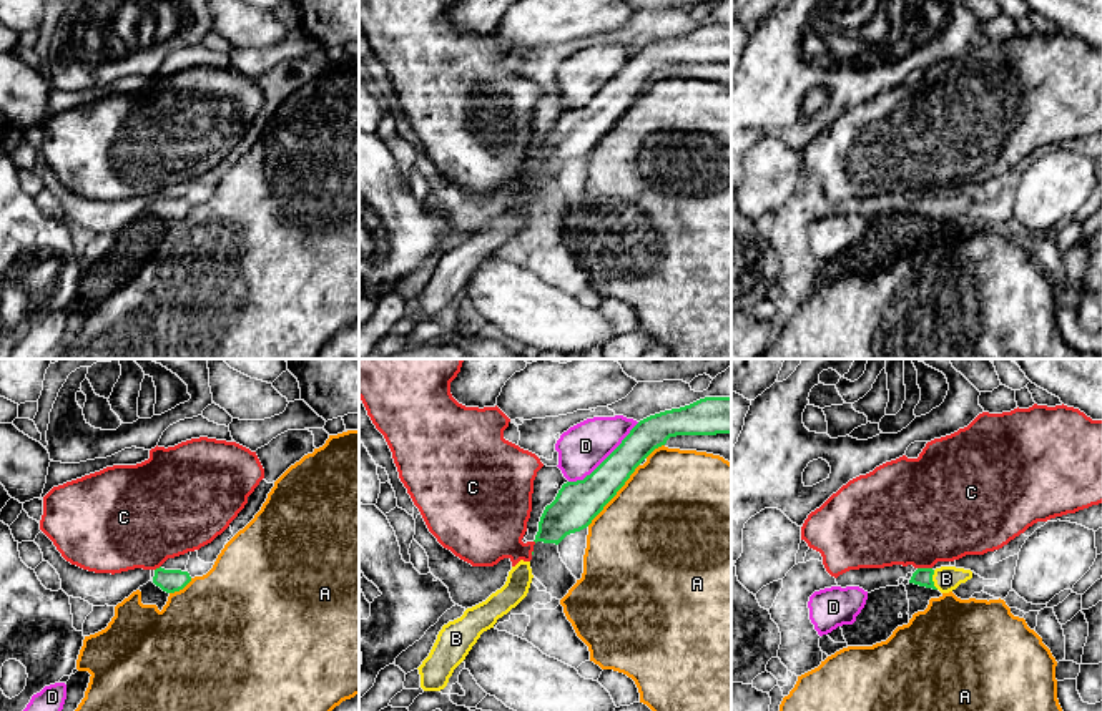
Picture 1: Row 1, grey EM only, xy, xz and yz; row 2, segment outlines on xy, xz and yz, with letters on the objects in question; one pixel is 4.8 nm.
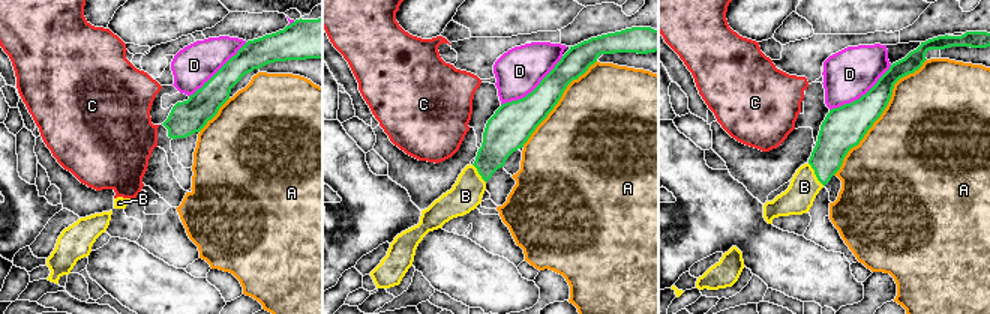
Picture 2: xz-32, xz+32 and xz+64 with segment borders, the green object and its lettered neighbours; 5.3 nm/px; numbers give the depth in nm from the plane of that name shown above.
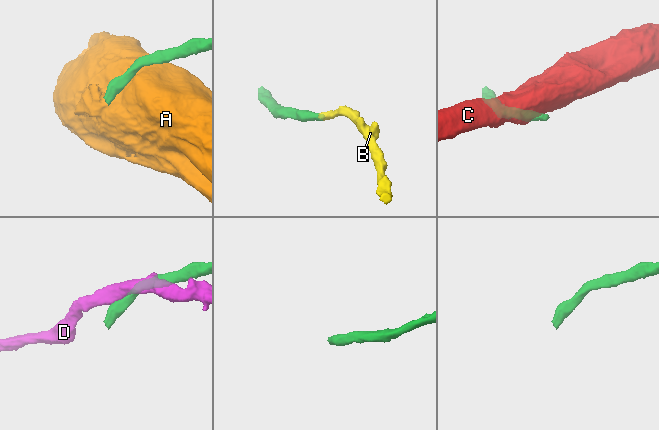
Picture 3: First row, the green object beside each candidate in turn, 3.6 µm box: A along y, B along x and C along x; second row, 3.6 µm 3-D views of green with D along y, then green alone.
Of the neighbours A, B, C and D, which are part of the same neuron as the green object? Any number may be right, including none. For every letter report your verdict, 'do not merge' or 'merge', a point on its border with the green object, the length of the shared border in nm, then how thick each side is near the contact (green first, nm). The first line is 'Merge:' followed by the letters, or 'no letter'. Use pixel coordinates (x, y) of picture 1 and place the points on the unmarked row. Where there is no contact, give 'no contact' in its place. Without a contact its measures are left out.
Merge: B
A: do not merge; contact xz (615, 122); length 400 nm; calibres 220 and 500 nm
B: merge; contact yz (931, 208); length 100 nm; calibres 90 and 130 nm
C: do not merge; contact yz (924, 196); length 70 nm; calibres 90 and 460 nm
D: do not merge; contact xz (605, 87); length 460 nm; calibres 220 and 220 nm

